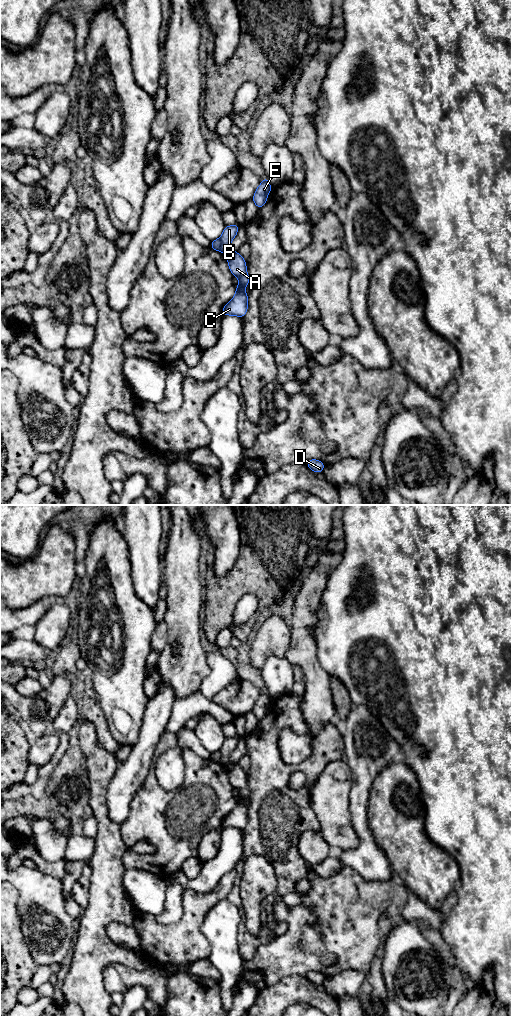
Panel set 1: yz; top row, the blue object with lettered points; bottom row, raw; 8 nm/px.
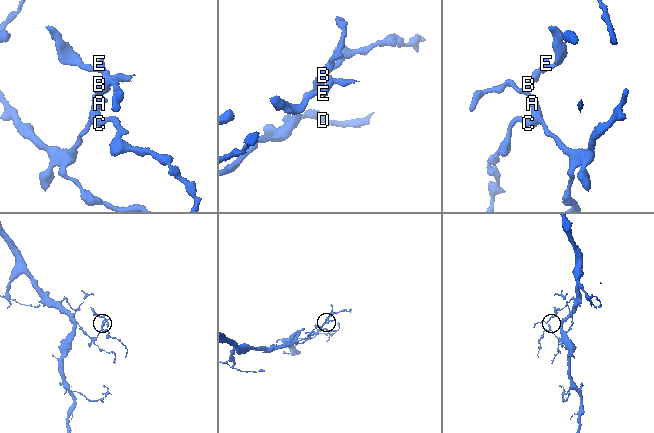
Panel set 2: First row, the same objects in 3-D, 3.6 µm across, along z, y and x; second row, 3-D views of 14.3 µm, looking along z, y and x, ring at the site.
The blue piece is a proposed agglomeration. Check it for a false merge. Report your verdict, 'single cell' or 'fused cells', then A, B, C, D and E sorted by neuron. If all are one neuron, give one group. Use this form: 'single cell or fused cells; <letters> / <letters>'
fused cells; A C D / B E

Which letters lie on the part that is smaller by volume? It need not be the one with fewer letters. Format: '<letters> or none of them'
B, E

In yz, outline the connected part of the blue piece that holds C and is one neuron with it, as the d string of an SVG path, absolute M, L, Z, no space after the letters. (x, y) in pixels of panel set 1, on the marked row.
M229 250L226 257L229 269L233 276L238 277L239 283L233 299L222 308L222 313L224 316L235 315L243 318L248 309L248 295L244 289L250 283L246 269L247 262L237 251Z

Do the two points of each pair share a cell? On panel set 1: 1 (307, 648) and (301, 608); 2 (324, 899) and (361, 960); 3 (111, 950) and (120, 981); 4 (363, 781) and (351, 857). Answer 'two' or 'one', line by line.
1: one
2: one
3: two
4: one

